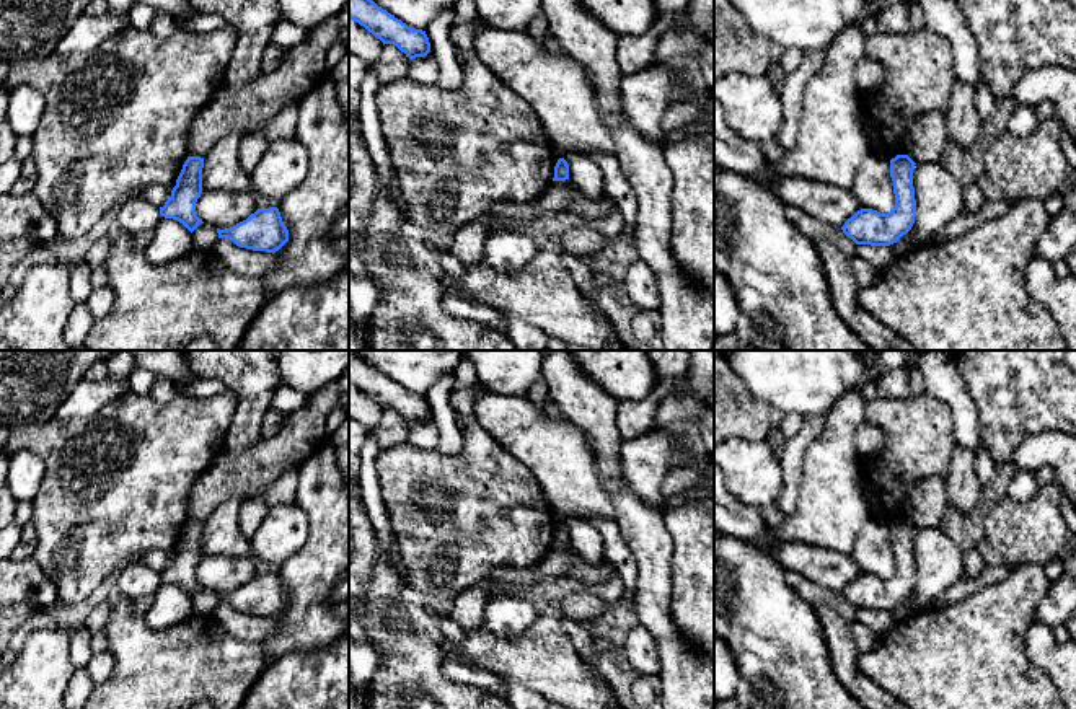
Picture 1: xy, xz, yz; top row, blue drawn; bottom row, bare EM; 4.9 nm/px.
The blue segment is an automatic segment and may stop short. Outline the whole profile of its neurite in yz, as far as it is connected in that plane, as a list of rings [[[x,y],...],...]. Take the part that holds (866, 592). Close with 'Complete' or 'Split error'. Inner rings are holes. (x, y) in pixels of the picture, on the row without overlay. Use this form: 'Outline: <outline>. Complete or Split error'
Outline: [[[908,520],[890,525],[895,572],[889,579],[861,574],[841,592],[843,598],[856,610],[890,611],[906,600],[916,582],[913,553],[915,526]]]. Complete

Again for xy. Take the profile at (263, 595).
Outline: [[[277,572],[258,574],[246,585],[220,595],[218,603],[227,603],[240,613],[276,618],[289,606],[289,595]]]. Complete

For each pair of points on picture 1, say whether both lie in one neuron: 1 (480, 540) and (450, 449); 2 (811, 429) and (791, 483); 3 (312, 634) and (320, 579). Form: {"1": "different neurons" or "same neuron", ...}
{"1": "different neurons", "2": "same neuron", "3": "same neuron"}

